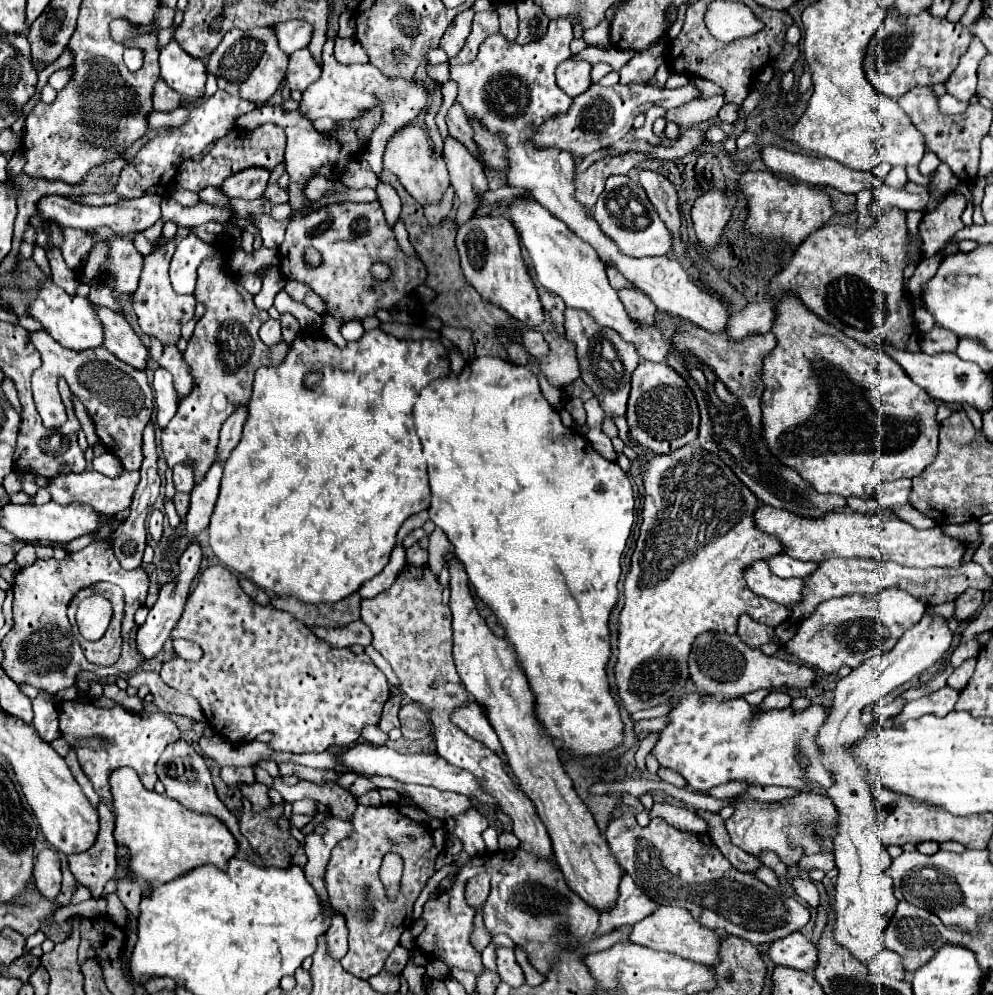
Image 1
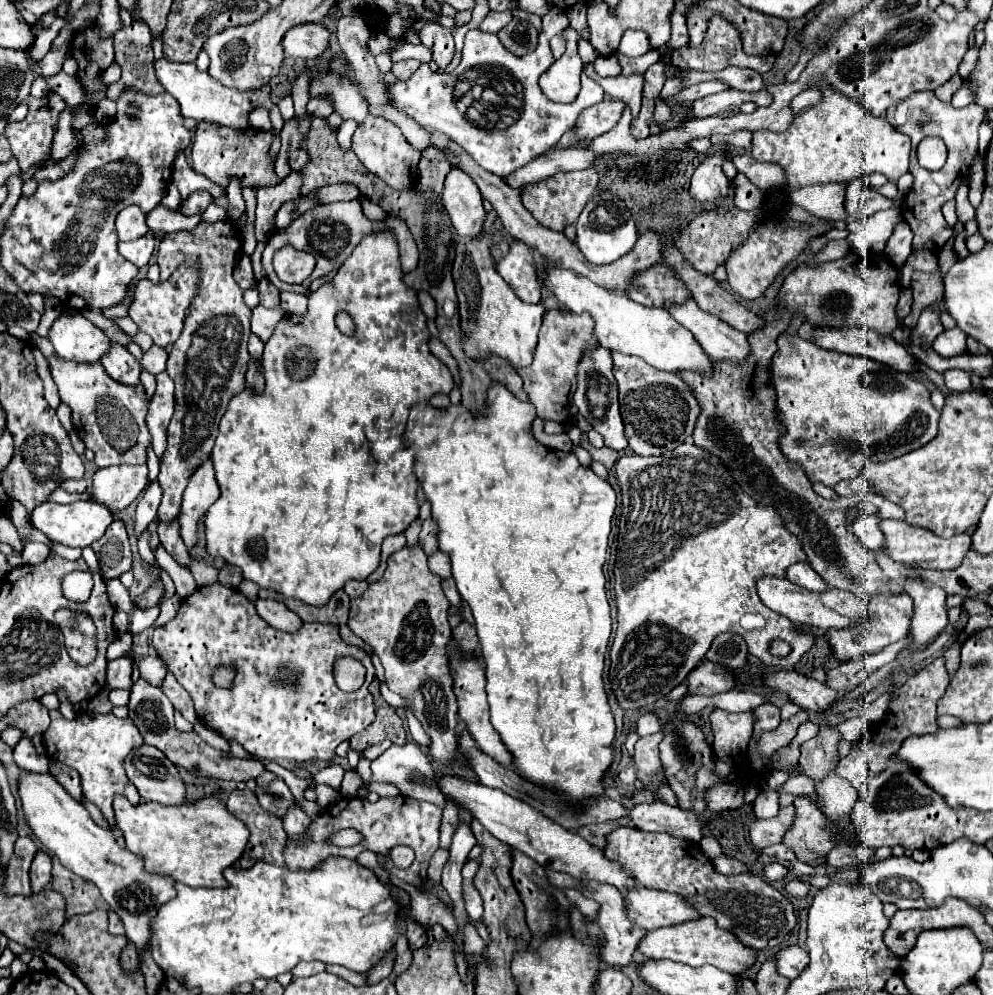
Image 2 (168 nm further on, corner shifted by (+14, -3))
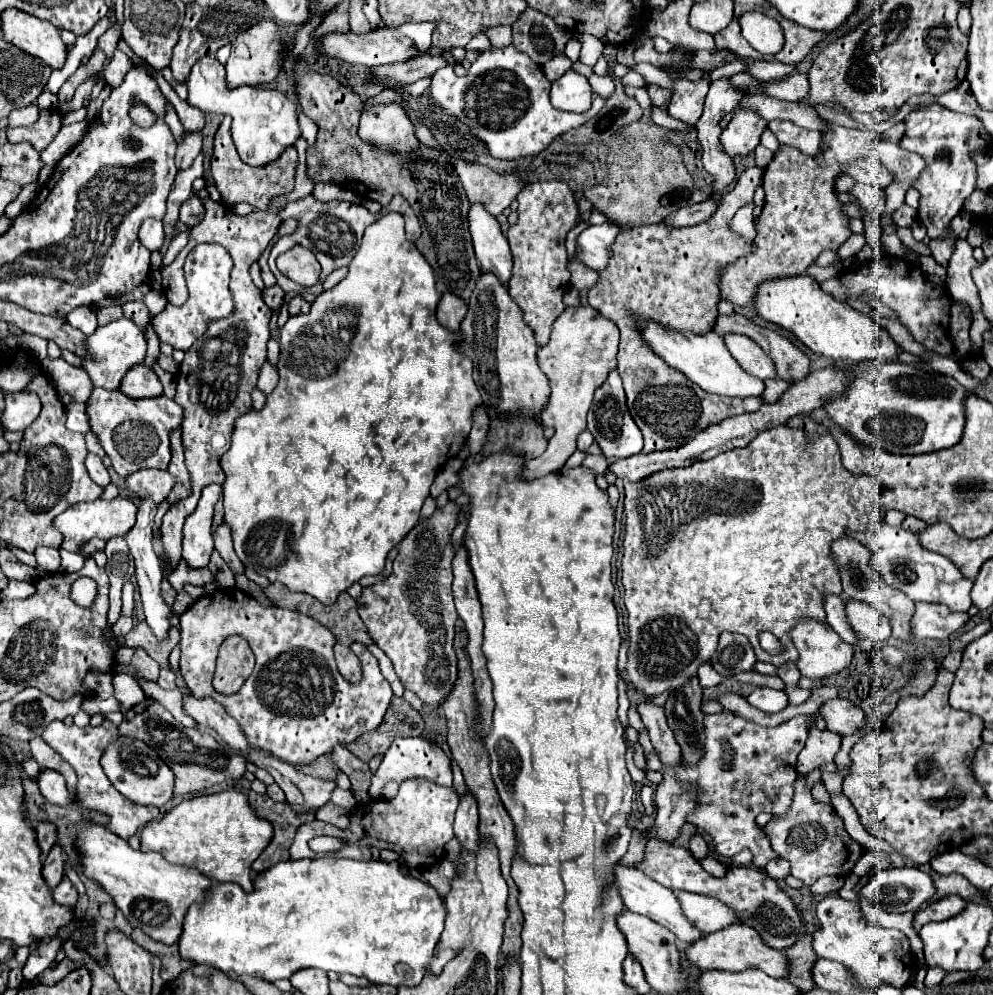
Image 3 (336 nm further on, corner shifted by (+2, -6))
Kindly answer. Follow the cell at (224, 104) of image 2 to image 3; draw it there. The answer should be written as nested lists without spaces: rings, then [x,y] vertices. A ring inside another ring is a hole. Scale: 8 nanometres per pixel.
[[[212,55],[208,59],[202,59],[196,63],[186,77],[188,87],[188,103],[202,113],[214,113],[214,115],[228,115],[232,117],[232,137],[236,139],[236,149],[242,159],[246,159],[248,165],[260,167],[266,165],[278,155],[296,143],[300,137],[298,129],[298,115],[296,105],[286,97],[284,93],[276,89],[256,89],[256,87],[238,87],[228,89],[224,79],[224,65],[218,63],[218,59]]]

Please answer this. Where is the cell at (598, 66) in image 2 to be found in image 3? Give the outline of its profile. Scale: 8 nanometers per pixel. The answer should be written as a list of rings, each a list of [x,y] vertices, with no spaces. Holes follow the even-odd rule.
[[[632,69],[630,73],[626,73],[620,81],[622,81],[624,87],[630,87],[630,85],[632,85],[632,87],[644,87],[644,85],[646,85],[644,79],[642,79],[642,75],[640,75],[638,71],[634,71],[634,69]]]

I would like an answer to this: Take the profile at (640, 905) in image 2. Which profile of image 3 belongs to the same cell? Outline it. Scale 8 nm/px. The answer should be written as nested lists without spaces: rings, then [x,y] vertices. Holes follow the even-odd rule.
[[[678,893],[678,901],[680,901],[682,913],[686,915],[686,919],[702,935],[720,931],[736,921],[734,911],[730,911],[730,907],[726,907],[714,897],[696,895],[696,893]]]

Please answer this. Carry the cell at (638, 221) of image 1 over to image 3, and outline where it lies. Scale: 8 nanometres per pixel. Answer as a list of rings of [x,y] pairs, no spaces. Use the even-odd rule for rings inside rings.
[[[620,223],[588,225],[576,239],[576,251],[580,253],[580,259],[594,271],[602,271],[610,261],[610,247],[622,231],[624,225]]]

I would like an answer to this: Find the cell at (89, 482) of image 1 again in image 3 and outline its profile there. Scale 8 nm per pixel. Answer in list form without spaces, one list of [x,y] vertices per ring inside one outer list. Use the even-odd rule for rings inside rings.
[[[138,469],[126,477],[126,489],[132,495],[140,499],[152,499],[154,503],[162,503],[172,485],[174,477],[162,469]]]

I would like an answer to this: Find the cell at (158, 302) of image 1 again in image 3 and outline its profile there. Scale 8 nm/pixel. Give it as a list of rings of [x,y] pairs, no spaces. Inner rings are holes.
[[[196,245],[188,259],[186,259],[186,285],[188,285],[188,301],[180,307],[166,305],[164,311],[152,317],[152,327],[162,343],[172,345],[174,349],[190,349],[192,343],[206,331],[208,321],[216,321],[222,315],[228,315],[232,311],[232,299],[228,291],[228,279],[230,279],[232,259],[228,251],[220,245]]]

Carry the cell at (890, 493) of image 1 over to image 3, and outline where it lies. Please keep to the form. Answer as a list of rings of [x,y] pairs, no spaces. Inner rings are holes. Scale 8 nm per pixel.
[[[778,425],[774,429],[762,431],[750,445],[742,449],[730,449],[722,455],[716,455],[708,461],[698,461],[688,467],[674,467],[666,471],[656,471],[646,479],[640,481],[626,481],[626,499],[624,499],[624,511],[626,511],[626,535],[624,535],[624,557],[622,557],[622,585],[624,585],[624,605],[628,609],[628,663],[626,663],[626,679],[634,685],[634,689],[644,697],[652,699],[654,695],[660,695],[664,691],[674,691],[684,687],[692,677],[698,675],[698,667],[714,655],[718,647],[718,637],[722,631],[734,631],[742,633],[750,639],[754,645],[754,651],[758,655],[758,661],[772,663],[772,655],[768,655],[758,641],[758,635],[762,631],[774,631],[774,635],[784,643],[786,651],[782,655],[774,655],[776,667],[782,667],[784,663],[796,663],[798,661],[798,649],[792,643],[790,629],[798,625],[800,619],[816,619],[826,623],[824,607],[822,607],[822,595],[824,593],[842,593],[838,571],[832,563],[830,555],[830,543],[844,535],[844,531],[850,527],[850,531],[864,531],[870,525],[870,517],[880,507],[880,483],[874,477],[856,477],[850,475],[842,467],[840,461],[840,449],[832,435],[824,435],[816,439],[814,443],[808,443],[806,433],[802,429],[788,429],[786,425]]]

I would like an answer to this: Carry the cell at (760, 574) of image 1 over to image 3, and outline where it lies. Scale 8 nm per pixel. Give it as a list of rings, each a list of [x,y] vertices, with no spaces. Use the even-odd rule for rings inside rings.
[[[856,599],[846,601],[846,617],[852,625],[854,633],[860,639],[870,639],[874,643],[882,643],[890,637],[890,621],[886,615],[870,607],[870,603],[862,603]]]

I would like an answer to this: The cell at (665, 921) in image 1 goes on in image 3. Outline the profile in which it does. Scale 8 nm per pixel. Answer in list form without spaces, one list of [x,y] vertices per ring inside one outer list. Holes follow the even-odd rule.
[[[732,923],[726,929],[714,931],[710,935],[706,935],[704,939],[698,939],[696,943],[690,943],[686,947],[686,959],[696,965],[698,969],[722,969],[722,971],[744,971],[750,967],[762,969],[766,975],[770,977],[786,977],[786,967],[788,967],[788,959],[784,953],[780,953],[778,949],[768,947],[766,943],[762,943],[760,935],[742,923]]]

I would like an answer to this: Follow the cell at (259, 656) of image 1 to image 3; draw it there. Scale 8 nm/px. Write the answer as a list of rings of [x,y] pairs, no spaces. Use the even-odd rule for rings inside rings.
[[[234,587],[234,589],[218,589],[216,593],[204,595],[198,601],[194,601],[182,613],[180,627],[182,627],[182,635],[180,635],[180,643],[178,643],[180,651],[182,651],[180,673],[186,681],[186,685],[190,687],[190,691],[194,693],[196,699],[210,697],[210,699],[218,701],[226,709],[226,713],[238,721],[248,743],[254,749],[262,749],[264,753],[274,755],[290,765],[304,767],[304,765],[310,765],[312,761],[316,761],[320,755],[330,753],[336,745],[348,745],[348,743],[356,741],[358,737],[362,737],[364,733],[376,731],[380,727],[380,723],[384,721],[392,691],[390,691],[390,683],[380,673],[376,657],[370,655],[362,643],[352,643],[354,653],[362,661],[364,677],[358,685],[344,681],[344,677],[338,673],[338,667],[334,661],[334,651],[332,651],[332,647],[336,643],[336,635],[332,635],[332,631],[328,627],[320,625],[318,621],[310,619],[304,613],[290,611],[290,609],[278,609],[278,607],[272,607],[272,609],[262,607],[252,595]],[[230,635],[242,635],[250,643],[250,647],[256,655],[256,667],[254,667],[254,673],[250,675],[250,679],[242,685],[242,689],[238,693],[234,693],[232,697],[226,697],[226,695],[218,695],[218,691],[214,691],[212,675],[214,675],[214,663],[218,657],[218,647]]]

